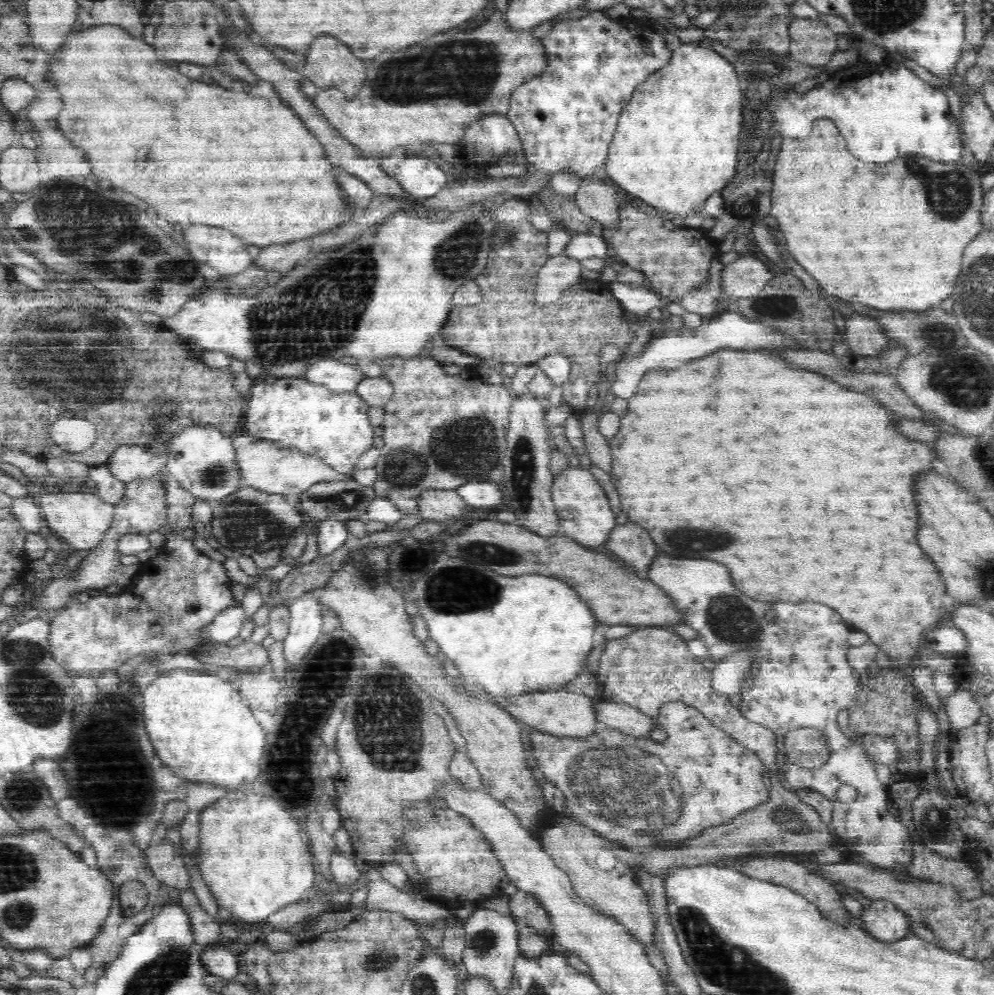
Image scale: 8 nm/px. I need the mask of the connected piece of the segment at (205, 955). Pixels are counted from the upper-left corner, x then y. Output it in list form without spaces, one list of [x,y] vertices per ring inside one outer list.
[[[225,942],[207,946],[202,949],[201,961],[207,973],[224,979],[234,979],[239,974],[239,959],[226,948]]]

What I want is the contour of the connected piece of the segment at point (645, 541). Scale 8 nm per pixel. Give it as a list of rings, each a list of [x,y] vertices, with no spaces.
[[[628,522],[611,528],[607,535],[604,548],[626,562],[638,573],[646,575],[652,563],[655,562],[657,546],[648,532],[637,523]]]

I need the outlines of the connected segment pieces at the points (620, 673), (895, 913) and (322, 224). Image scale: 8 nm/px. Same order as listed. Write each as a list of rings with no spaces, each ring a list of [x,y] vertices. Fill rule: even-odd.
[[[639,627],[624,637],[607,641],[596,674],[596,697],[629,703],[653,718],[666,702],[684,702],[698,709],[714,726],[728,733],[736,742],[754,751],[761,758],[764,769],[769,771],[776,767],[779,754],[774,731],[742,716],[741,710],[730,703],[728,694],[716,694],[712,685],[713,671],[704,668],[702,660],[690,653],[686,643],[680,635],[668,632],[665,627]]]
[[[872,899],[869,906],[864,906],[860,917],[859,923],[864,930],[874,936],[874,939],[886,943],[894,943],[906,934],[912,934],[906,915],[898,910],[895,904],[889,902],[889,899]]]
[[[116,25],[97,26],[94,30],[86,30],[86,34],[70,34],[66,38],[66,46],[62,46],[62,58],[56,58],[56,74],[46,76],[48,82],[54,84],[54,88],[60,92],[64,108],[60,110],[56,124],[64,132],[64,136],[72,142],[72,146],[84,150],[86,158],[90,160],[90,166],[94,168],[92,174],[106,176],[112,186],[118,186],[120,190],[126,190],[134,194],[136,198],[144,200],[148,206],[156,208],[160,216],[166,216],[168,222],[198,222],[198,224],[208,224],[208,226],[218,226],[226,228],[238,238],[242,238],[246,244],[255,244],[259,247],[266,247],[273,244],[284,244],[292,240],[302,240],[310,238],[322,230],[334,230],[338,226],[344,225],[348,220],[356,216],[356,203],[348,201],[348,195],[344,189],[338,185],[337,169],[332,162],[326,160],[325,148],[317,136],[312,136],[308,128],[300,122],[300,114],[294,114],[290,108],[286,108],[286,102],[280,102],[281,94],[278,91],[270,90],[270,98],[262,98],[262,94],[250,94],[250,90],[230,90],[230,86],[214,86],[214,82],[198,82],[190,80],[184,74],[178,72],[178,68],[162,62],[162,58],[156,58],[158,50],[154,46],[142,40],[136,40],[130,36],[126,30]],[[144,148],[152,148],[156,154],[170,154],[170,156],[154,156],[154,162],[138,162],[146,154],[140,154]]]

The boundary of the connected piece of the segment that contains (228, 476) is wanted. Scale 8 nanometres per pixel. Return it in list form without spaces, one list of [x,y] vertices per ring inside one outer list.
[[[198,425],[183,428],[170,443],[170,458],[168,458],[165,471],[178,481],[192,497],[197,500],[213,504],[222,501],[224,498],[240,490],[240,473],[236,460],[236,452],[233,448],[233,436],[228,436],[225,432],[218,431],[217,427],[209,425]]]

